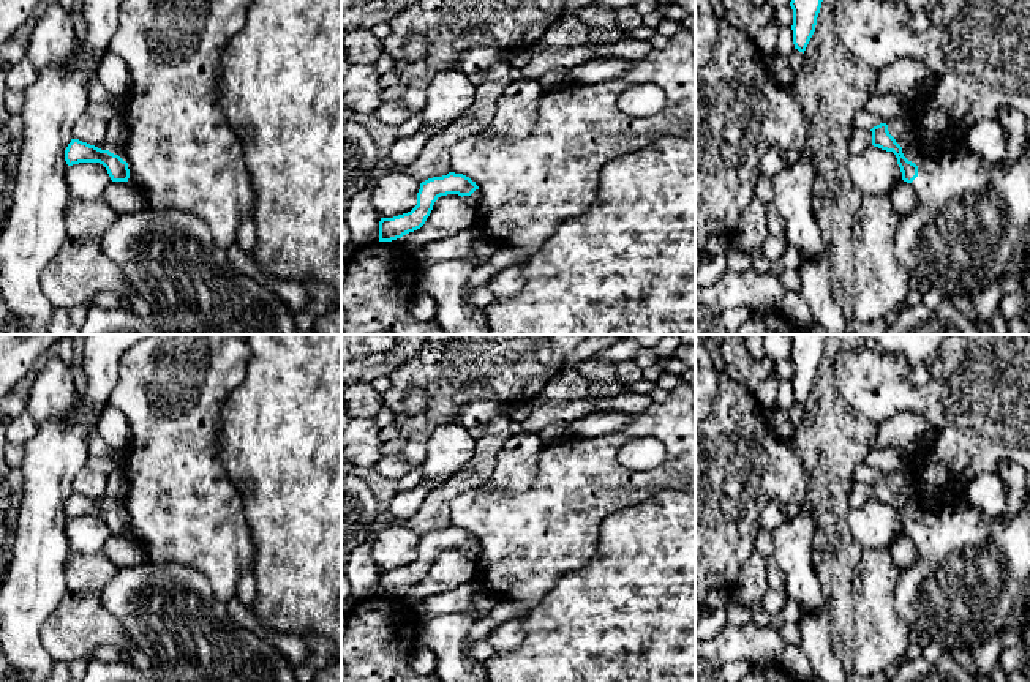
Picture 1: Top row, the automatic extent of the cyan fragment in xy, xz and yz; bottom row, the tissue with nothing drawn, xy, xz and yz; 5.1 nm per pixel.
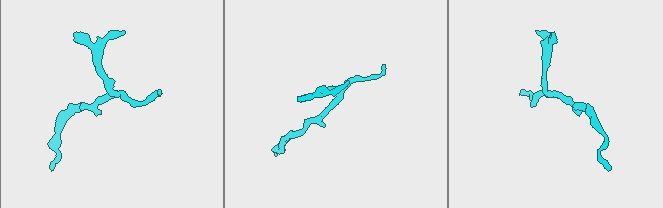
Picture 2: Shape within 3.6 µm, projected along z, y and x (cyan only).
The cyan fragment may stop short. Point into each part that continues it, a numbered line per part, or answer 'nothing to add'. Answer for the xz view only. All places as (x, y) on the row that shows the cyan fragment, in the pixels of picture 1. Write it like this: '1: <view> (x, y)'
1: xz (474, 199)

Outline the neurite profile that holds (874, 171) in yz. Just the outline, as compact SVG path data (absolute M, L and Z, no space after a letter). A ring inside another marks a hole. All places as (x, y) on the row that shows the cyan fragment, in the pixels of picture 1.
M867 147L851 155L847 163L850 183L864 196L889 194L902 180L897 158L893 152Z

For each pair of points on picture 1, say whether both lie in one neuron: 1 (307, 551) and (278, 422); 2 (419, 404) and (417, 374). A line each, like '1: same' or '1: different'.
1: same
2: different

